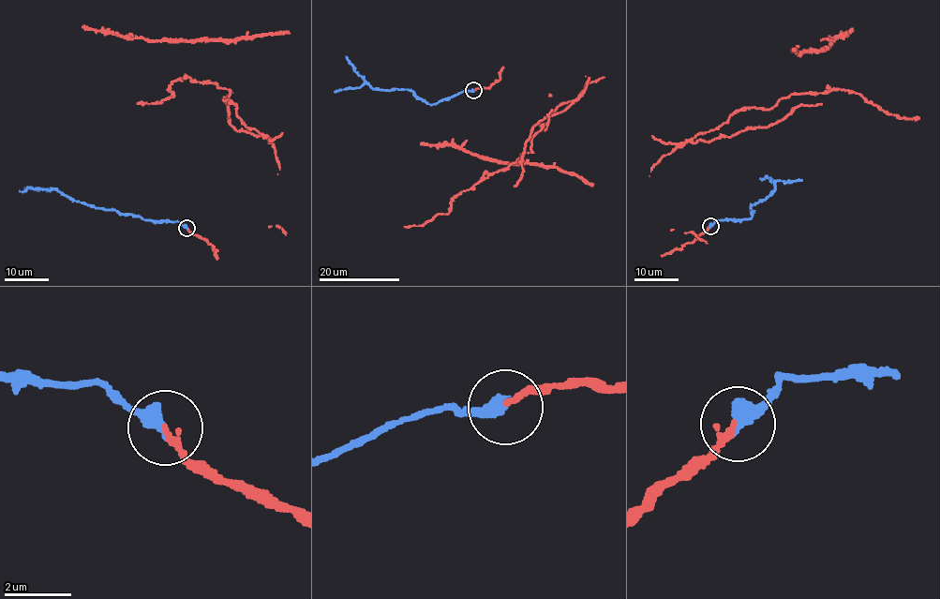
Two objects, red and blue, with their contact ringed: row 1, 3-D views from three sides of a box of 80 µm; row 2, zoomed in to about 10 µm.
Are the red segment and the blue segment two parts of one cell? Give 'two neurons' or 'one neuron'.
one neuron

